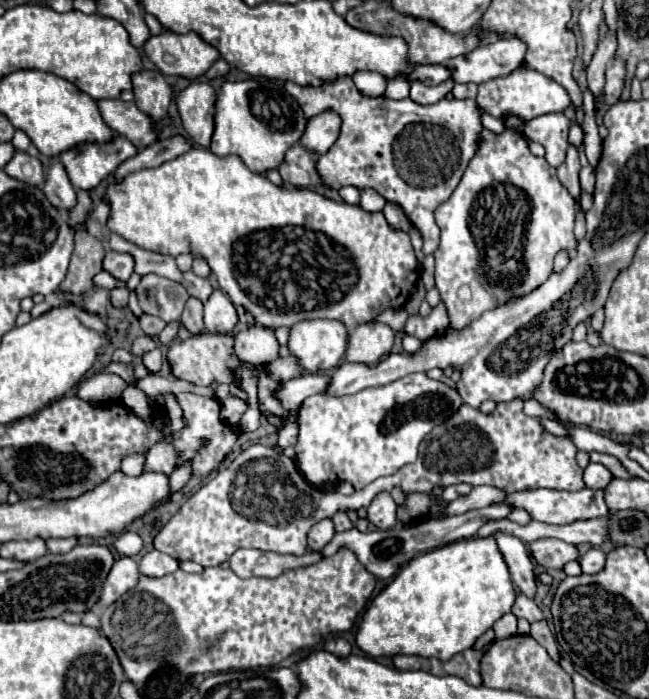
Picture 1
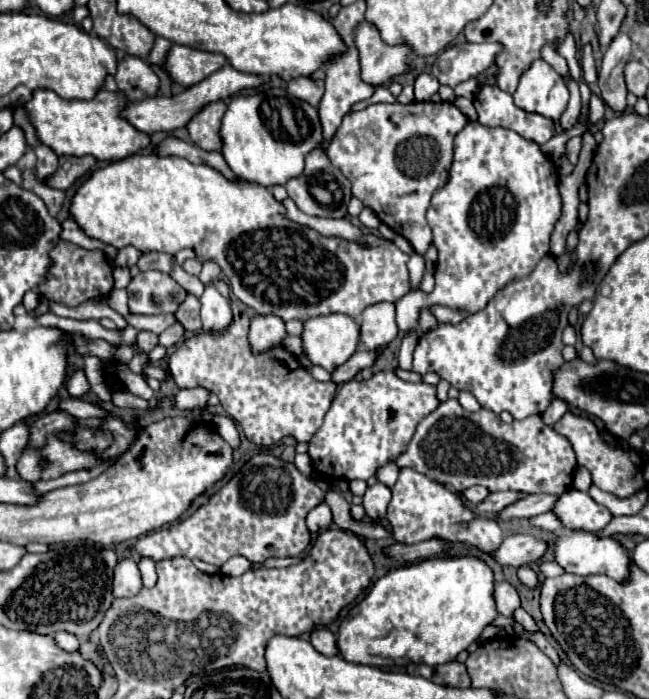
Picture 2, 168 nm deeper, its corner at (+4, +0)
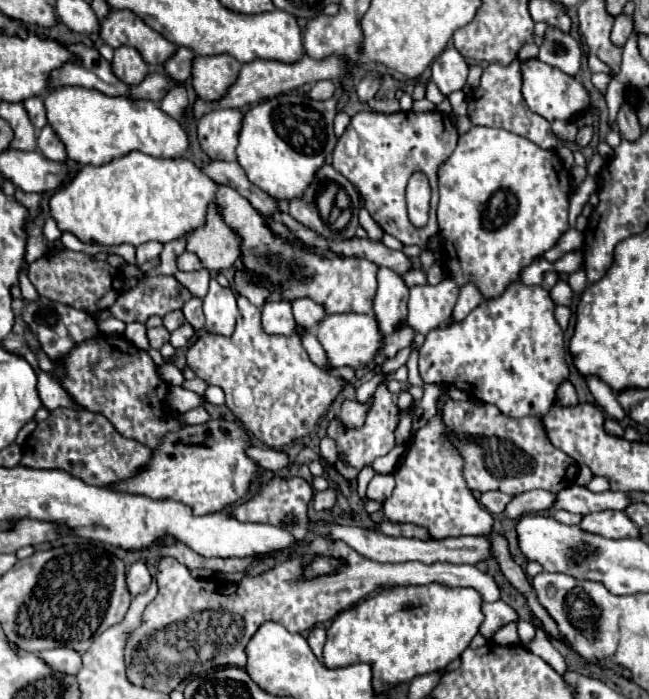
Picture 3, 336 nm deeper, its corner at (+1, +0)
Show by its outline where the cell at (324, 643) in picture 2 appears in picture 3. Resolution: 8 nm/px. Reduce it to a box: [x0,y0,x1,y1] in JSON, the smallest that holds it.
[307,626,327,660]

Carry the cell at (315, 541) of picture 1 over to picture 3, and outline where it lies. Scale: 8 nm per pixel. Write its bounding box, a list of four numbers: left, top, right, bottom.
[313,488,335,510]

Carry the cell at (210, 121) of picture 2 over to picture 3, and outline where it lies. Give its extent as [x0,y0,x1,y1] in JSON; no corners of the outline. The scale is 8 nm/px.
[197,108,243,160]

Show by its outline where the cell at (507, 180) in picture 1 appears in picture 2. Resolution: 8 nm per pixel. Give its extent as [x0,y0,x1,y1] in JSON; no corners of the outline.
[396,122,560,332]

